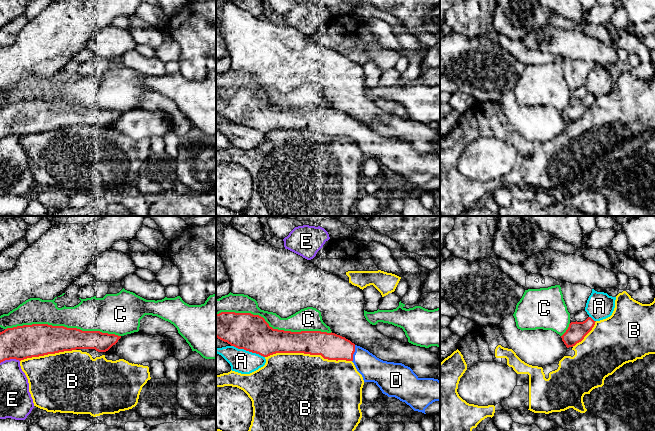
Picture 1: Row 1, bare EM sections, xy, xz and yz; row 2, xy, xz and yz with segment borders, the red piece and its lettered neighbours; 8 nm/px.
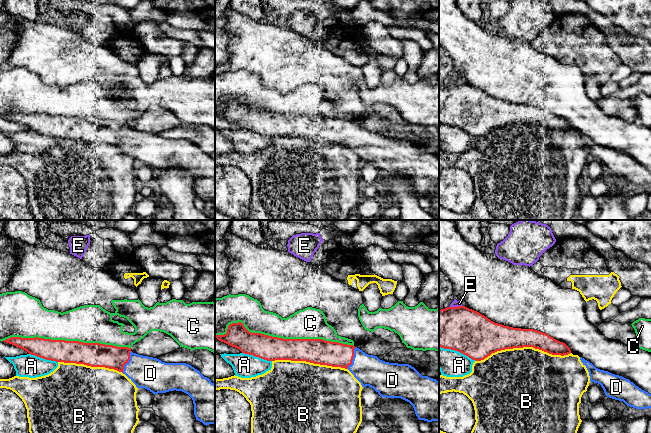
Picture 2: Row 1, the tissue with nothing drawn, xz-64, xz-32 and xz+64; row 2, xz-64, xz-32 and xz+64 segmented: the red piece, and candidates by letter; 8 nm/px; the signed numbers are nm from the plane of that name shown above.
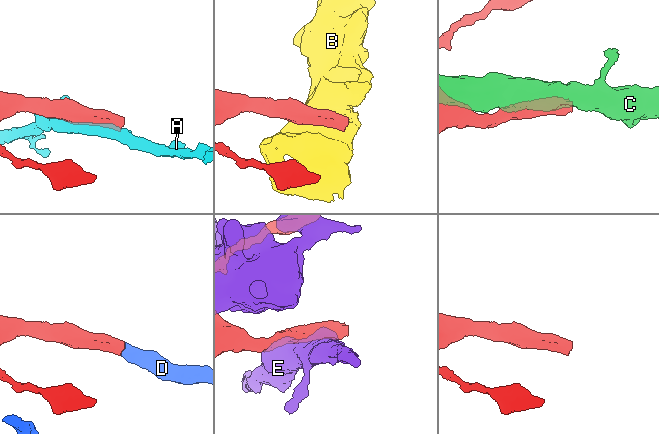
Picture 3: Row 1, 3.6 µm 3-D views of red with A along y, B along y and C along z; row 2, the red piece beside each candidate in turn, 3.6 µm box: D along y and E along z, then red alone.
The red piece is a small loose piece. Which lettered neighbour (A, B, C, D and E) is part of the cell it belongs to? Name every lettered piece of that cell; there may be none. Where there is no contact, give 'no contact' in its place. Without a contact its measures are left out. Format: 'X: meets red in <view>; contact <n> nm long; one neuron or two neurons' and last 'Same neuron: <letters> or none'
A: meets red in xz; contact 280 nm long; two neurons
B: meets red in xz; contact 700 nm long; two neurons
C: meets red in xz; contact 950 nm long; two neurons
D: meets red in xz; contact 140 nm long; one neuron
E: meets red in xy; contact 160 nm long; two neurons
Same neuron: D

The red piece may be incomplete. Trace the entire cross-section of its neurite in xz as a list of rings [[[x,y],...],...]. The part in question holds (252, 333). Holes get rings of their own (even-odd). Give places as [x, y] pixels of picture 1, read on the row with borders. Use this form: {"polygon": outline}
{"polygon": [[[221,312],[216,314],[216,337],[231,346],[238,349],[259,354],[263,357],[268,357],[276,353],[304,353],[310,355],[321,355],[324,359],[328,360],[346,360],[352,361],[357,371],[362,375],[364,382],[374,382],[388,397],[395,397],[402,402],[409,405],[414,411],[425,413],[425,409],[435,401],[440,402],[440,381],[434,378],[419,378],[413,370],[402,363],[387,362],[377,358],[368,350],[355,345],[350,340],[337,335],[335,333],[327,333],[321,331],[301,331],[291,332],[273,329],[259,315],[251,313],[235,313],[235,312]]]}

